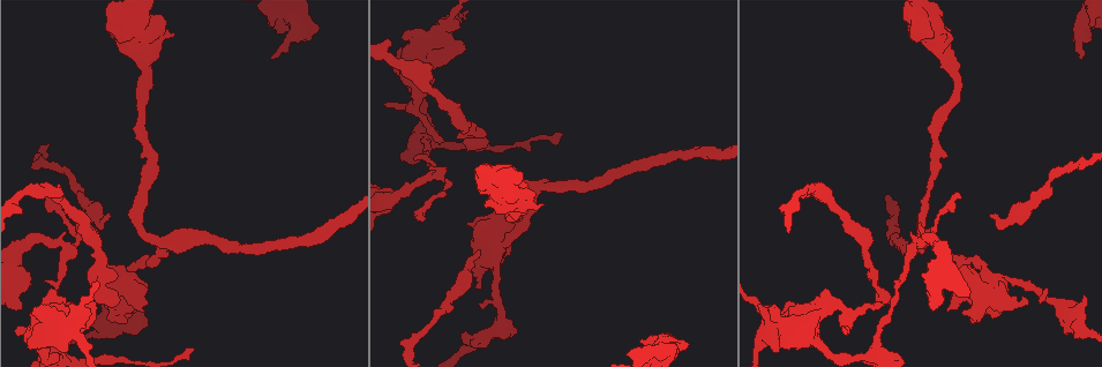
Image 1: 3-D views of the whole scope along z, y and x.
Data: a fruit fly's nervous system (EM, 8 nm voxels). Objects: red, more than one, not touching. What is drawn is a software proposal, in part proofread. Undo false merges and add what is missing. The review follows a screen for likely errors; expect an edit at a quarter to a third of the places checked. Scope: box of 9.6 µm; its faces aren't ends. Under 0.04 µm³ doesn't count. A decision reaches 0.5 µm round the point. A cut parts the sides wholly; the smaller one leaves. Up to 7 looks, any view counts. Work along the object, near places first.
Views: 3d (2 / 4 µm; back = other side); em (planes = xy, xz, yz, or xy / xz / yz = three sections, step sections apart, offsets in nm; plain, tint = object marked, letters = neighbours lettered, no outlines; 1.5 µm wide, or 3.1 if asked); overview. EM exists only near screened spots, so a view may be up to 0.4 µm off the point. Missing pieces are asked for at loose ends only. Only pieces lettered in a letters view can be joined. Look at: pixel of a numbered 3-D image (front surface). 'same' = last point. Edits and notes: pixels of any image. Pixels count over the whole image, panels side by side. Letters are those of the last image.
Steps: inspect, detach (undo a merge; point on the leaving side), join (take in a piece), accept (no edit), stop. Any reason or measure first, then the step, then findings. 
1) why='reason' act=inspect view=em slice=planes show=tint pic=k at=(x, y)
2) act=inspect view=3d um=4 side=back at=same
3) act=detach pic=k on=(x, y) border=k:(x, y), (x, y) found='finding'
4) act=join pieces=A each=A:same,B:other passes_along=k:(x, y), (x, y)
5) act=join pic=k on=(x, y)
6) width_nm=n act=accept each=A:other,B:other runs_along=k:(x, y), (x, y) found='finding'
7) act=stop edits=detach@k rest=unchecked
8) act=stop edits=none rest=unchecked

why='free end' act=inspect view=3d um=2 pic=1 at=(639, 340)

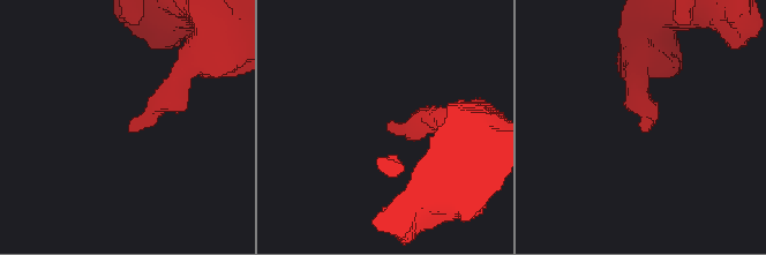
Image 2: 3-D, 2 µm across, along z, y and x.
act=inspect view=em slice=xy step=8 show=tint pic=2 at=(130, 130)

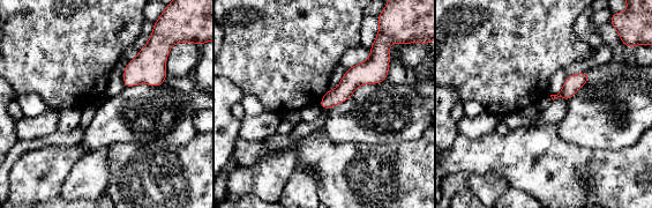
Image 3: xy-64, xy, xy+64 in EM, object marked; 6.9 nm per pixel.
why='cut it another way' act=inspect view=em slice=planes show=letters at=same

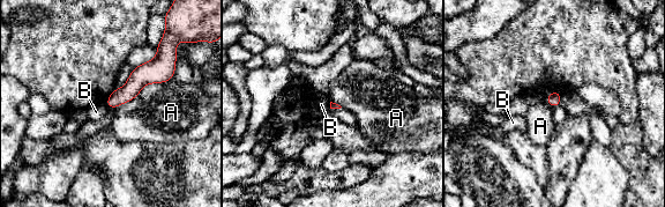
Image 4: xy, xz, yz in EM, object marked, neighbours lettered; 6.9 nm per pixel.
act=accept each=A:other,B:other found='none of them fits'

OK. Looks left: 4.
why='tapers out' act=inspect view=em slice=planes show=letters pic=1 at=(110, 216)

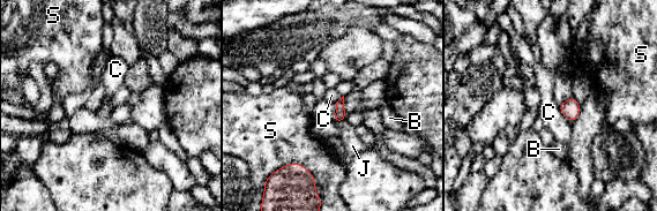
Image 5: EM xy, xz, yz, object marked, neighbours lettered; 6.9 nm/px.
act=accept each=B:other,C:other,J:other,S:other border=5:(557, 105), (572, 123) found='no lettered piece goes on from it'

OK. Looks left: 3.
why='thin neck' act=inspect view=em slice=xy step=4 show=letters pic=1 at=(59, 288)

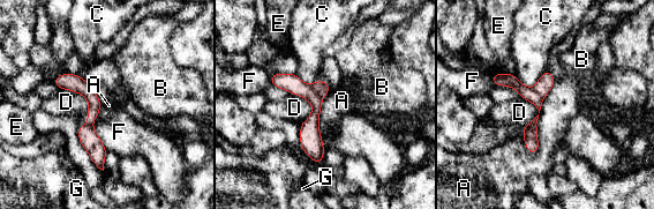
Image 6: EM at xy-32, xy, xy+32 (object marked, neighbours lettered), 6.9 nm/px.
act=detach pic=6 on=(323, 88) each=A:other,B:other,C:other,D:other,E:other,F:other,G:other border=6:(312, 86), (321, 98) found='a second neuron is stuck on'

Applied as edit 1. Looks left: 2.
act=stop edits=detach@6 rest=unchecked

